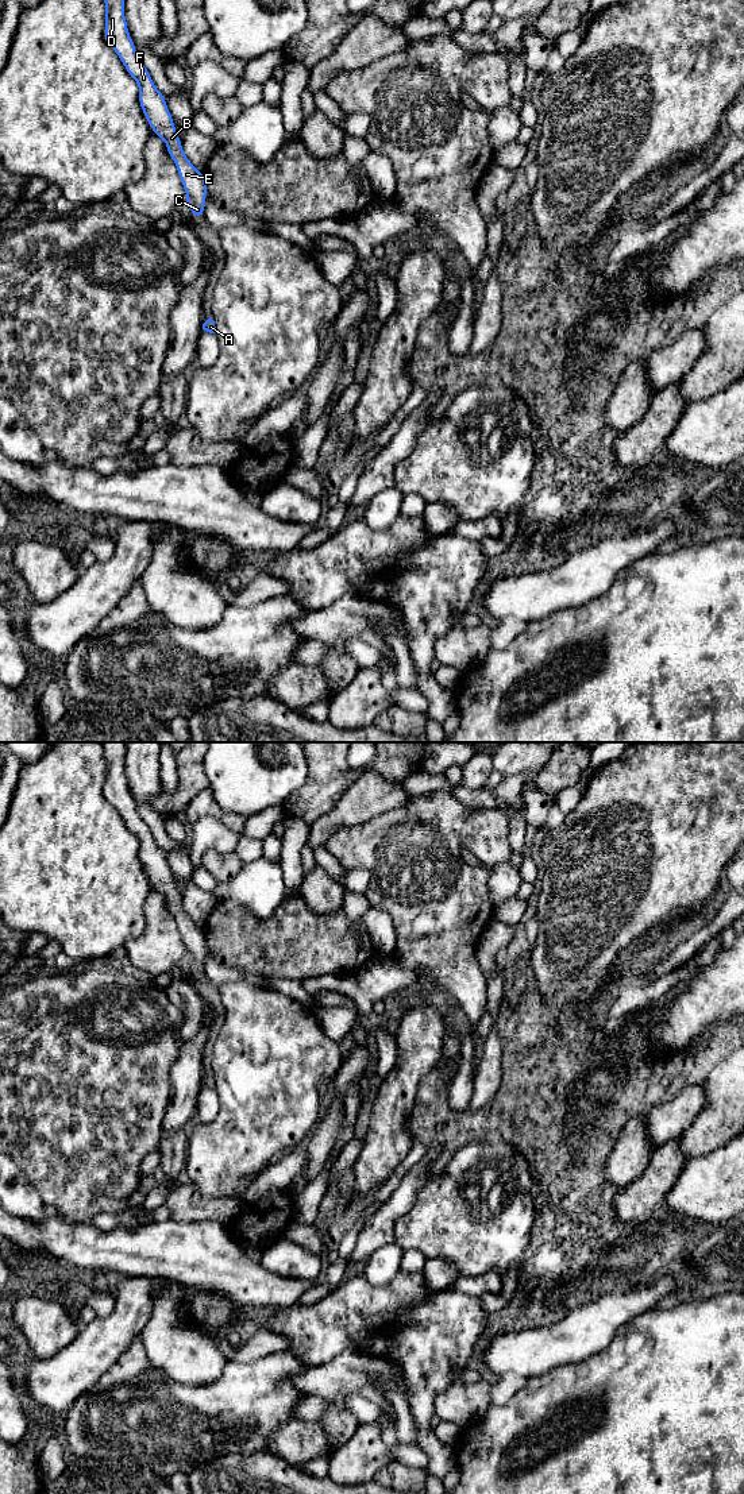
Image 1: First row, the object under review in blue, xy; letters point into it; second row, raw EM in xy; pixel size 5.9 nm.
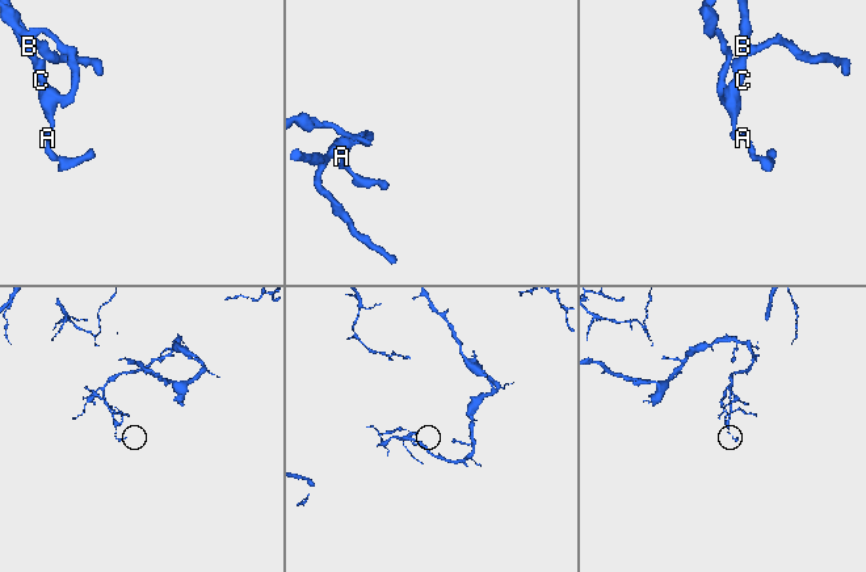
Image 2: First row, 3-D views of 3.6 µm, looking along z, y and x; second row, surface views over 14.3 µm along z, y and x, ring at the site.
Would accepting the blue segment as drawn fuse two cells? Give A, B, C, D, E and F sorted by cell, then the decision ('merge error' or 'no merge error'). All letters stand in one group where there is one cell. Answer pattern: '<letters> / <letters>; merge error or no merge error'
A B C D E F; no merge error

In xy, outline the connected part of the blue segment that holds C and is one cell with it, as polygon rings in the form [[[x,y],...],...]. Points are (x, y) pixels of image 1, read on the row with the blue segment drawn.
[[[104,0],[105,42],[115,50],[128,74],[139,85],[139,104],[153,130],[167,146],[167,154],[174,161],[180,179],[186,192],[186,208],[203,220],[207,198],[205,174],[200,173],[182,151],[182,143],[174,128],[174,120],[167,109],[165,96],[154,85],[149,70],[135,51],[135,43],[128,34],[124,16],[124,0]]]

